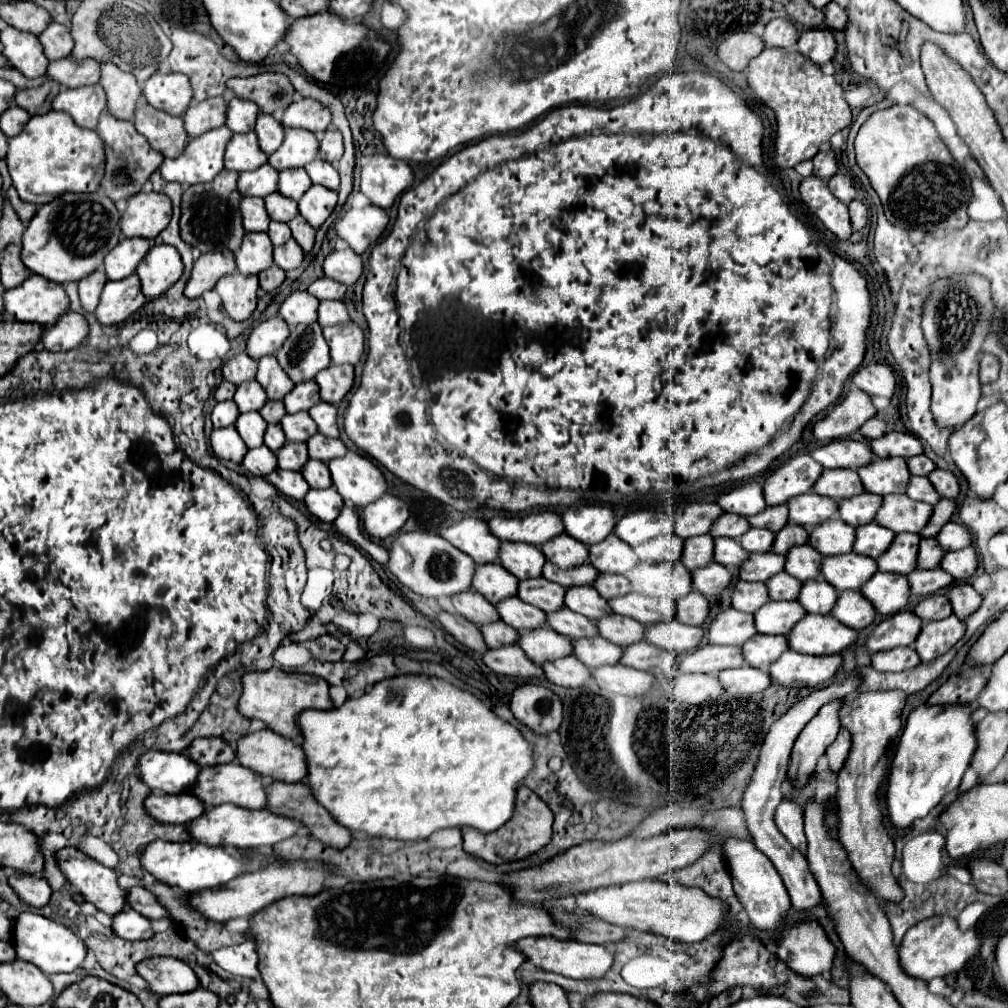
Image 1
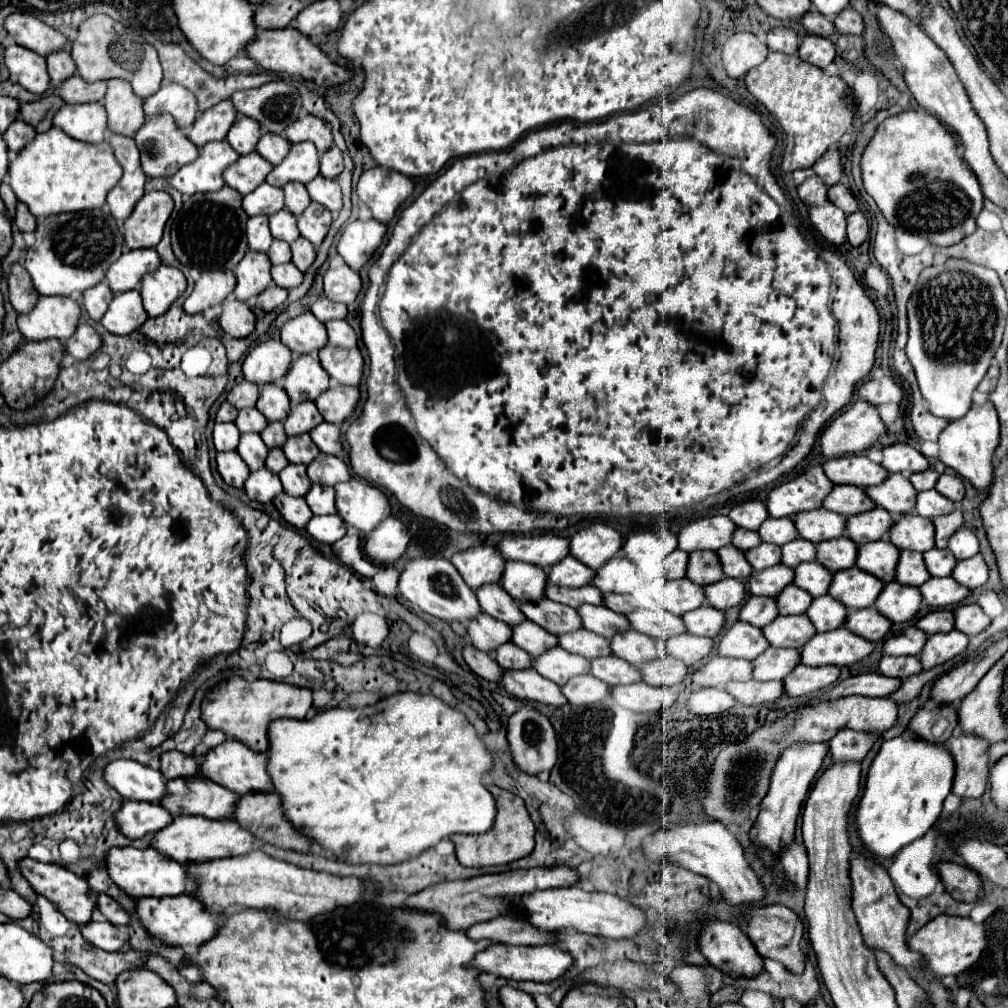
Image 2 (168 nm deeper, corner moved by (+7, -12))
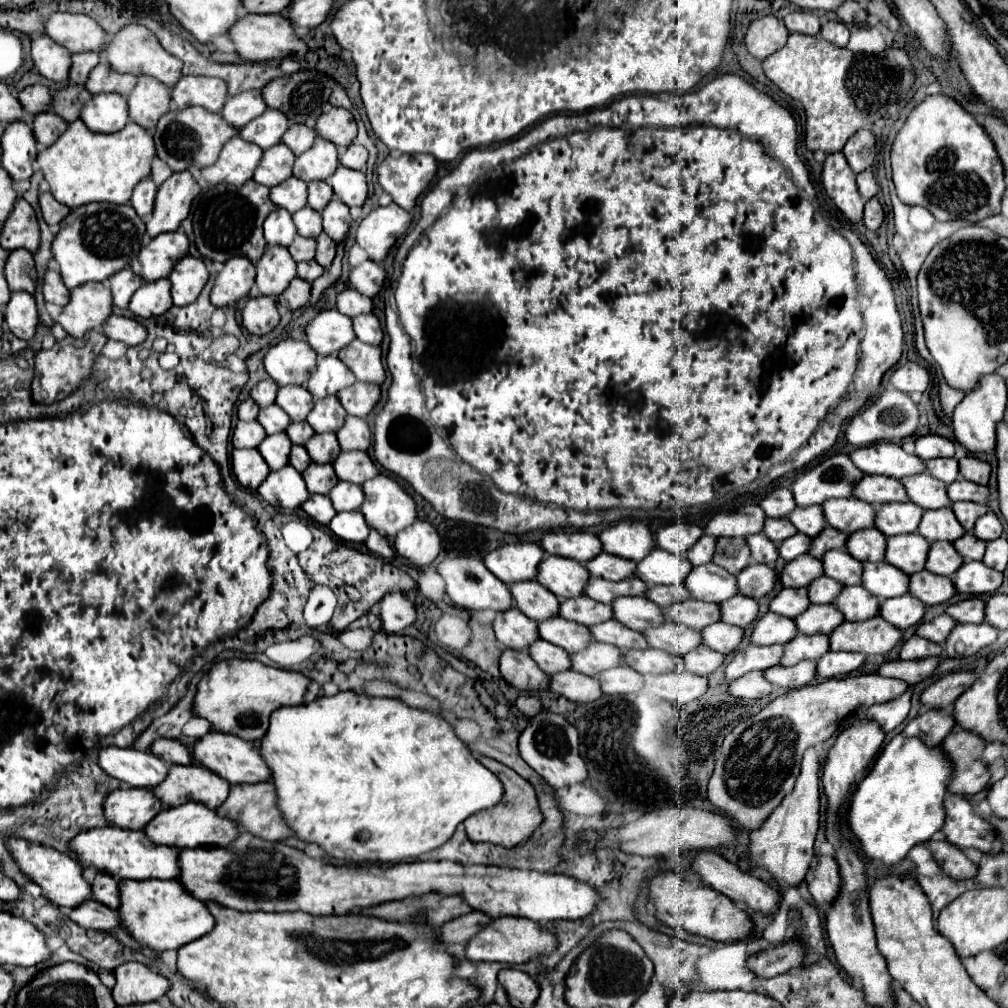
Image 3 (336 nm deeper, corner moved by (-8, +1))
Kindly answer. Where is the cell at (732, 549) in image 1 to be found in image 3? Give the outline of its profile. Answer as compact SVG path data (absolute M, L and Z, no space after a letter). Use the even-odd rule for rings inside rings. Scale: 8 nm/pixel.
M752 534L746 538L750 550L752 550L752 562L760 562L760 564L774 564L778 560L778 552L776 552L776 544L772 540L768 540L764 534Z

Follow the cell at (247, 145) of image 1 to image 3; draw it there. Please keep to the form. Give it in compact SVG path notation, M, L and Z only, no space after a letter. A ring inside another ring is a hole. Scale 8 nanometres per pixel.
M276 144L264 150L262 160L258 162L252 178L258 184L272 188L286 180L288 176L292 176L292 160L296 160L296 156L284 144Z

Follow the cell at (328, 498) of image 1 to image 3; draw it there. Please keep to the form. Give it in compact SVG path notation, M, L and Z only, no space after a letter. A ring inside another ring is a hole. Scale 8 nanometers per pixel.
M354 510L354 512L338 512L328 528L342 540L346 542L364 542L366 536L368 536L368 524L362 516L360 510Z

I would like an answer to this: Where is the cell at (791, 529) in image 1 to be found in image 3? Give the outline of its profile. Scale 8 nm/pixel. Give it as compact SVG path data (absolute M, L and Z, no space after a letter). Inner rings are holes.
M826 526L818 536L812 538L812 546L810 546L810 556L814 558L820 558L824 556L826 550L832 550L832 548L844 548L844 540L846 540L846 534L840 532L840 530L834 530L832 526Z

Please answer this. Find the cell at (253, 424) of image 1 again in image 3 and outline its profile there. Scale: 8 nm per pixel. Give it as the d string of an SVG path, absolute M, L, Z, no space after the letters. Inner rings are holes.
M278 432L278 434L266 436L260 442L258 452L266 460L266 464L272 470L276 470L276 468L282 468L288 462L288 448L292 448L292 442L288 440L288 436L284 436L284 432Z

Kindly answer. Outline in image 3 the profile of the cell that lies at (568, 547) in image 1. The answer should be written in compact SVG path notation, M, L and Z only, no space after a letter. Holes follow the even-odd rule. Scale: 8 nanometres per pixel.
M600 552L592 560L588 560L584 568L590 572L590 576L600 576L606 580L624 580L624 576L632 576L632 564L634 562L624 560L620 556Z

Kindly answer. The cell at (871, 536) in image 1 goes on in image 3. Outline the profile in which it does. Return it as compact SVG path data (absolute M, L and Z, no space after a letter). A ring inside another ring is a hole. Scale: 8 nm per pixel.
M918 532L888 536L886 538L886 562L900 568L906 574L920 572L924 568L928 548L930 548L928 540L924 540Z

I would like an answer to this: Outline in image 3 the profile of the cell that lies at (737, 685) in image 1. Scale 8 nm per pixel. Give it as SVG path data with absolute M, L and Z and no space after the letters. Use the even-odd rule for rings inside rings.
M802 660L794 666L772 666L764 670L764 678L778 688L802 688L804 684L810 684L816 678L816 662Z

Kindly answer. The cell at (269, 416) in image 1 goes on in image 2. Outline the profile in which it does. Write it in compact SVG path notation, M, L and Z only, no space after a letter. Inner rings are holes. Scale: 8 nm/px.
M281 421L269 423L267 429L261 433L261 437L263 437L263 441L265 441L265 445L267 445L269 449L281 447L281 445L287 441L287 435L285 435L285 431L283 431L283 423L281 423Z

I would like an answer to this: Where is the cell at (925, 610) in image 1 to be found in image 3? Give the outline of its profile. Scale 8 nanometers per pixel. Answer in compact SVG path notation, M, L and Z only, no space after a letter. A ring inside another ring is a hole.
M966 598L946 608L946 614L952 616L956 622L972 622L980 624L984 620L984 600L980 598Z

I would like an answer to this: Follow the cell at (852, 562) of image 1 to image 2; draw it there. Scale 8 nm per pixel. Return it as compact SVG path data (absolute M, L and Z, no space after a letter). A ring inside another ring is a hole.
M851 567L835 573L829 595L841 601L847 609L865 609L873 607L883 587L885 583L881 579L873 577L871 573L863 573L857 567Z

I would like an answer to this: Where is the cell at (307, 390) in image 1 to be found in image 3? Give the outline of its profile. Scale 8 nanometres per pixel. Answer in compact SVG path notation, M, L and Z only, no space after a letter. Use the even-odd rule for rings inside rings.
M326 396L316 400L306 422L314 428L314 432L336 432L336 428L344 424L344 416L346 410L342 408L340 400L336 396Z

